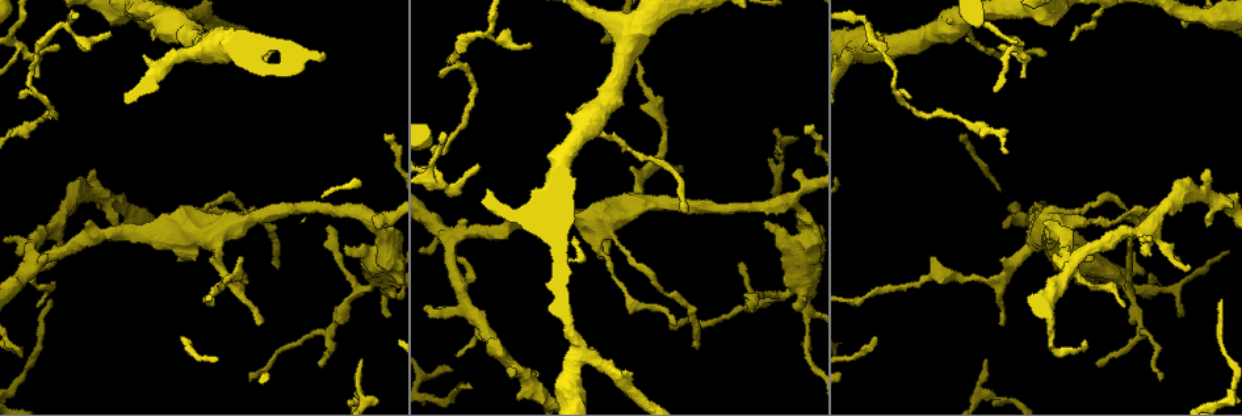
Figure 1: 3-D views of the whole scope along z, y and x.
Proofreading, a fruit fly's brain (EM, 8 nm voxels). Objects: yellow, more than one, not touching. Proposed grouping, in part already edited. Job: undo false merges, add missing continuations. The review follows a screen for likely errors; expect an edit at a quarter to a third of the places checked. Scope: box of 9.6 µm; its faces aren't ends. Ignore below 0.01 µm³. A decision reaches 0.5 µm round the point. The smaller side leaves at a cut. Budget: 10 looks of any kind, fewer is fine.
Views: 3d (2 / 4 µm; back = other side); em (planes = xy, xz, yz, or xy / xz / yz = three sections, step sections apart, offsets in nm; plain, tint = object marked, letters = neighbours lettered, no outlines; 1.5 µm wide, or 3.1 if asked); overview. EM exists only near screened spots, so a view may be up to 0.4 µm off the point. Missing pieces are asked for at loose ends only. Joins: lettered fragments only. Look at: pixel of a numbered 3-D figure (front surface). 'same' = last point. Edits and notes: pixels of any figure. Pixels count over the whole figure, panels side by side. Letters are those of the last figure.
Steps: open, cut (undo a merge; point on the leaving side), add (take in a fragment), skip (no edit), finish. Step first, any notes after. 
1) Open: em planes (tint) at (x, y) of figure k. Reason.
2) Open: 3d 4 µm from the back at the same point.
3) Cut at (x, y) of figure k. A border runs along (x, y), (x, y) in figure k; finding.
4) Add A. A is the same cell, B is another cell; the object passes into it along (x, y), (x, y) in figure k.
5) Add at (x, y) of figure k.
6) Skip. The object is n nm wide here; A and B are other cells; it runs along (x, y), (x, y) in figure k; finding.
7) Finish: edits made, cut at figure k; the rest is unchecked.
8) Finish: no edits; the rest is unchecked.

Open: em planes (plain) at (1062, 352) of figure 1. Abrupt turn.

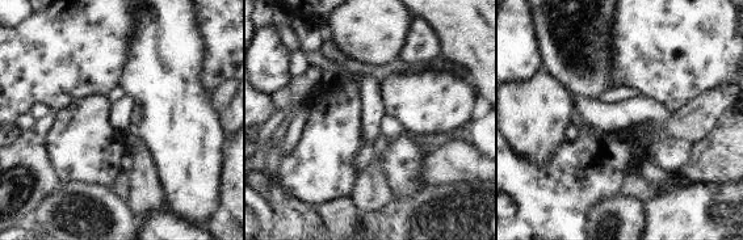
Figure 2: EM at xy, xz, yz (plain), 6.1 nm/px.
Open: em planes (letters) at the same point. What lies round it.

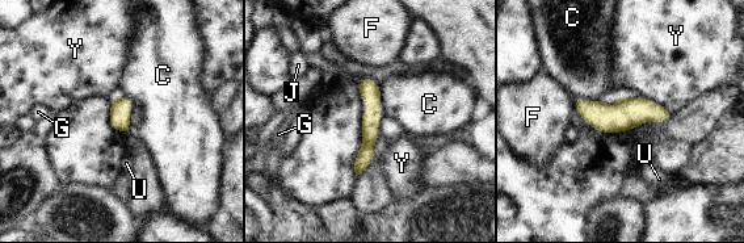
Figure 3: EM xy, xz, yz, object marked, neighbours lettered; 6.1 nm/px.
Skip. C, F, G, J, U and Y are other cells; continuous, no second cell.

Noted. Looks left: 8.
Open: 3d 2 µm from the back at (324, 330) of figure 1. Three-way junction.

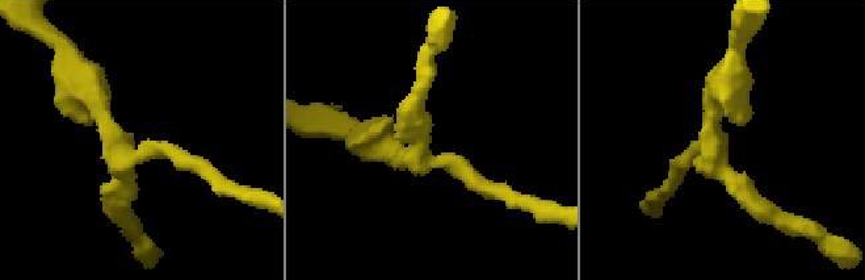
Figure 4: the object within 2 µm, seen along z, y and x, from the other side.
Open: em xy step 8 (plain) at (425, 161) of figure 4. 3 arms meet here.

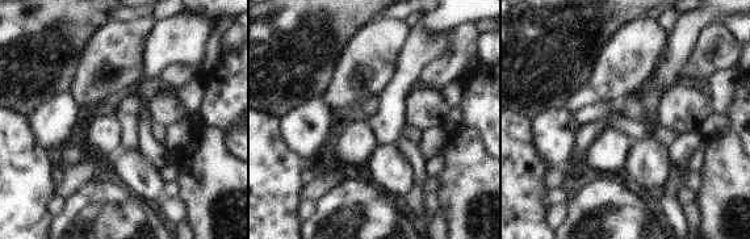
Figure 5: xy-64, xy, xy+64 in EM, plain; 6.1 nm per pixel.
Open: em xy step 8 (letters) at the same point.

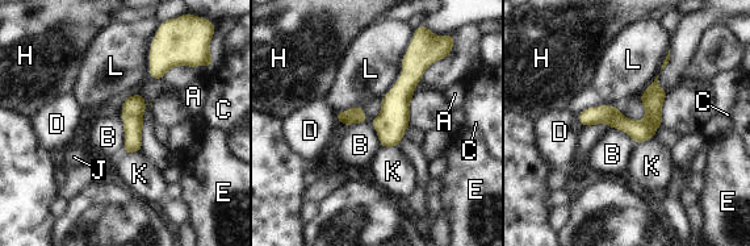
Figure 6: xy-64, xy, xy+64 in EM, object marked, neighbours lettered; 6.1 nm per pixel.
Skip. The object is 140 nm wide here; A, B, C, D, E, H, J, K and L are other cells; all the same cell.

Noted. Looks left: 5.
Open: 3d 2 µm at (59, 47) of figure 1. Tapers out.

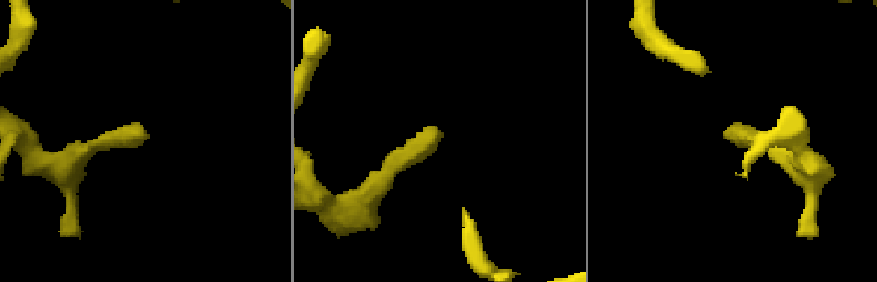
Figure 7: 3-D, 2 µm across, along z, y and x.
Open: em planes (letters) at (730, 129) of figure 7. Now the EM.

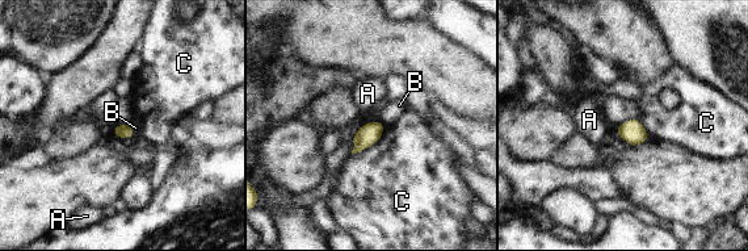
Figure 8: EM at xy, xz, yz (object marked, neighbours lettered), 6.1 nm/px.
Skip. A, B and C are other cells; a border runs along (129, 124), (135, 136) in figure 8; no lettered fragment goes on from it.

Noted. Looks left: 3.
Open: em 3.1 µm xy step 16 (tint) at (487, 36) of figure 1. A narrow waist.

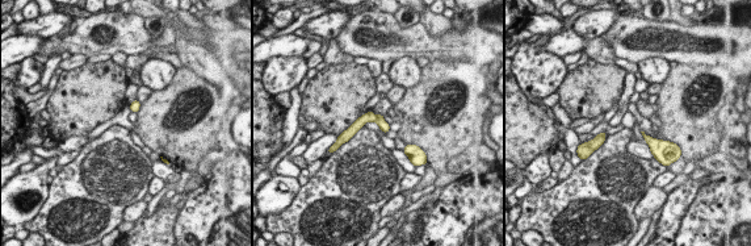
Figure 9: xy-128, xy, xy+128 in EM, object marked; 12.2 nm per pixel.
Open: em 3.1 µm xy step 16 (letters) at the same point.

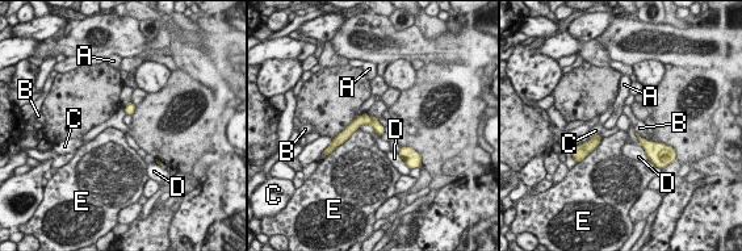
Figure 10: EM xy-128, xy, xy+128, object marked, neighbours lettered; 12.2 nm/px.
Cut at (376, 125) of figure 10. A, B, C, D and E are other cells; a second cell is stuck on.

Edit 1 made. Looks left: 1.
Finish: edits made, cut at figure 10; the rest is unchecked.

